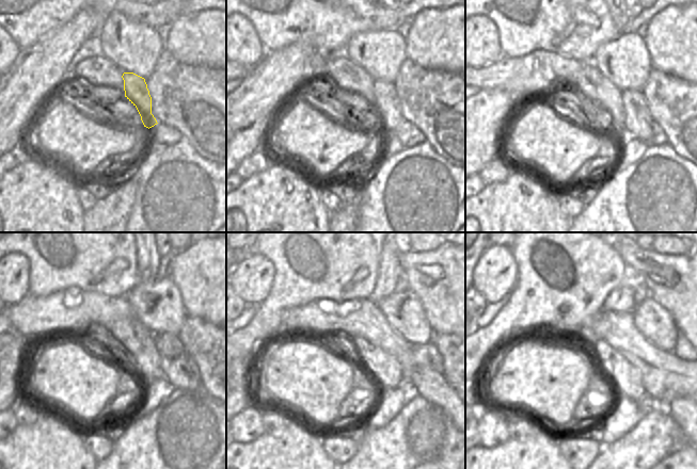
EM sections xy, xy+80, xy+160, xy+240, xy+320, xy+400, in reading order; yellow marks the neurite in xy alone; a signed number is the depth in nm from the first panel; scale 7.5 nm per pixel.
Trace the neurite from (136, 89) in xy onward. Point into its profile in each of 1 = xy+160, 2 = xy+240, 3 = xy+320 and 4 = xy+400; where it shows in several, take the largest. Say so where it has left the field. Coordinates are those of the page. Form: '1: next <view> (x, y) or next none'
1: next xy+160 (638, 123)
2: next xy+240 (174, 358)
3: next xy+320 (430, 384)
4: next xy+400 (682, 409)

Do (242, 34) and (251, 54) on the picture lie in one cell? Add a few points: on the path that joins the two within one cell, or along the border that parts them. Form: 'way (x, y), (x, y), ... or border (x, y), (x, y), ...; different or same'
way (242, 39), (242, 46), (246, 49); same

